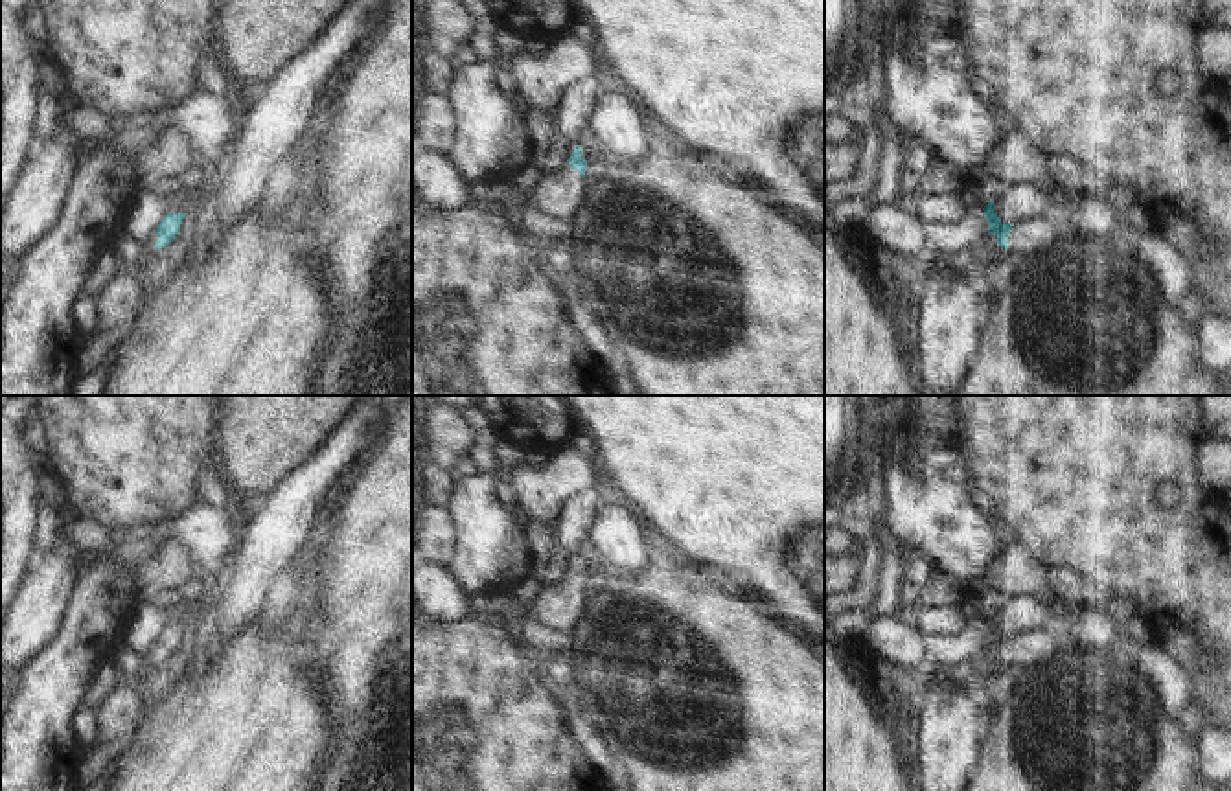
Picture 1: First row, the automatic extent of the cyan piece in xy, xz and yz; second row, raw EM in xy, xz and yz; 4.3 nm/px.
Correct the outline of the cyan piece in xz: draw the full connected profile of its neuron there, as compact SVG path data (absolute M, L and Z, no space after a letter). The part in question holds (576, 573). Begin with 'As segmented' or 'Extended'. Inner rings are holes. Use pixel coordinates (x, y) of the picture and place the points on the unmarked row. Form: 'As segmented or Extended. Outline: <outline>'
Extended. Outline: M576 557L570 570L550 587L526 587L515 594L471 594L469 607L473 613L500 613L512 620L532 616L543 625L567 633L589 596L581 563L583 559Z

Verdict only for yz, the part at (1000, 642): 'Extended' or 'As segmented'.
Extended

